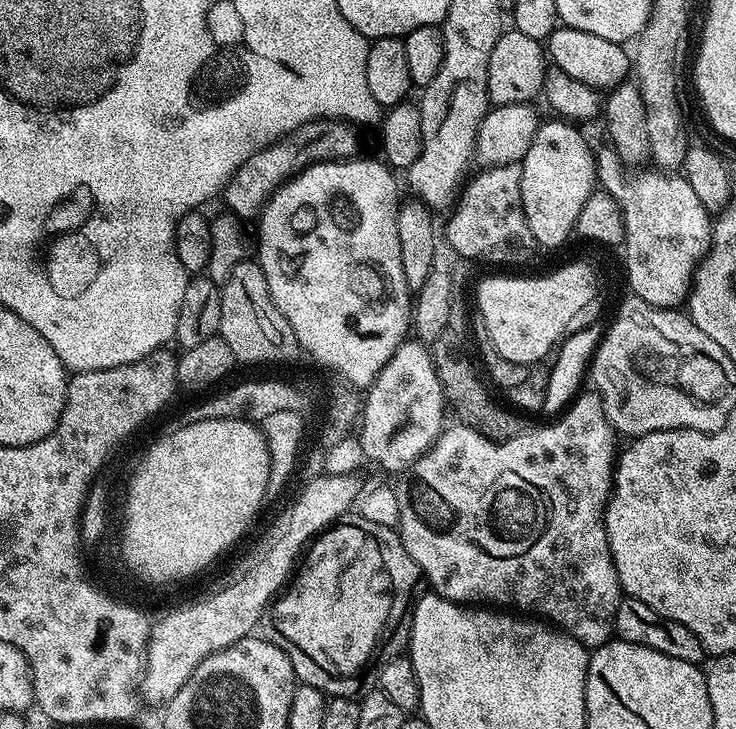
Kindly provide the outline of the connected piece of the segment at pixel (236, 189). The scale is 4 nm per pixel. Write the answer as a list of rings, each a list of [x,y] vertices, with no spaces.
[[[313,120],[310,124],[304,124],[297,128],[295,132],[289,132],[283,140],[277,140],[276,143],[268,145],[261,152],[255,152],[246,162],[242,162],[242,166],[236,168],[236,172],[232,175],[222,193],[222,201],[229,213],[240,217],[245,222],[255,221],[260,213],[264,211],[264,205],[267,204],[273,192],[284,183],[285,180],[294,176],[301,169],[307,168],[309,164],[317,163],[321,160],[342,160],[345,159],[346,152],[344,148],[348,148],[352,144],[352,140],[348,136],[344,136],[345,125],[339,120]]]

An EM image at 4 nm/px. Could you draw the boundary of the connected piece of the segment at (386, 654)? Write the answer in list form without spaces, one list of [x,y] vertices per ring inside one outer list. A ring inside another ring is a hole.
[[[359,514],[352,515],[341,519],[330,528],[325,528],[319,536],[315,537],[315,539],[307,545],[298,571],[291,577],[287,587],[277,595],[276,599],[273,600],[271,604],[269,604],[268,610],[264,613],[262,621],[262,629],[264,628],[263,635],[274,646],[278,646],[278,650],[282,650],[282,654],[286,654],[286,658],[290,658],[290,666],[294,670],[297,681],[301,684],[314,686],[317,690],[327,694],[329,697],[359,697],[361,693],[365,691],[364,683],[367,682],[368,676],[375,677],[383,664],[390,662],[390,658],[399,656],[405,651],[408,643],[408,634],[412,630],[412,610],[414,601],[418,596],[416,587],[422,584],[420,567],[414,562],[414,558],[410,558],[406,546],[400,541],[400,533],[396,528],[378,526],[378,522],[370,522],[365,516]]]

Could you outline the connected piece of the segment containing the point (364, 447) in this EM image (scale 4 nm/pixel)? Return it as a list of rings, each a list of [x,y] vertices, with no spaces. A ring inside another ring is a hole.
[[[408,338],[394,350],[390,362],[367,389],[368,397],[362,400],[358,441],[365,461],[373,460],[388,472],[403,473],[436,443],[446,425],[440,420],[440,389],[435,373],[436,363],[427,343]]]

